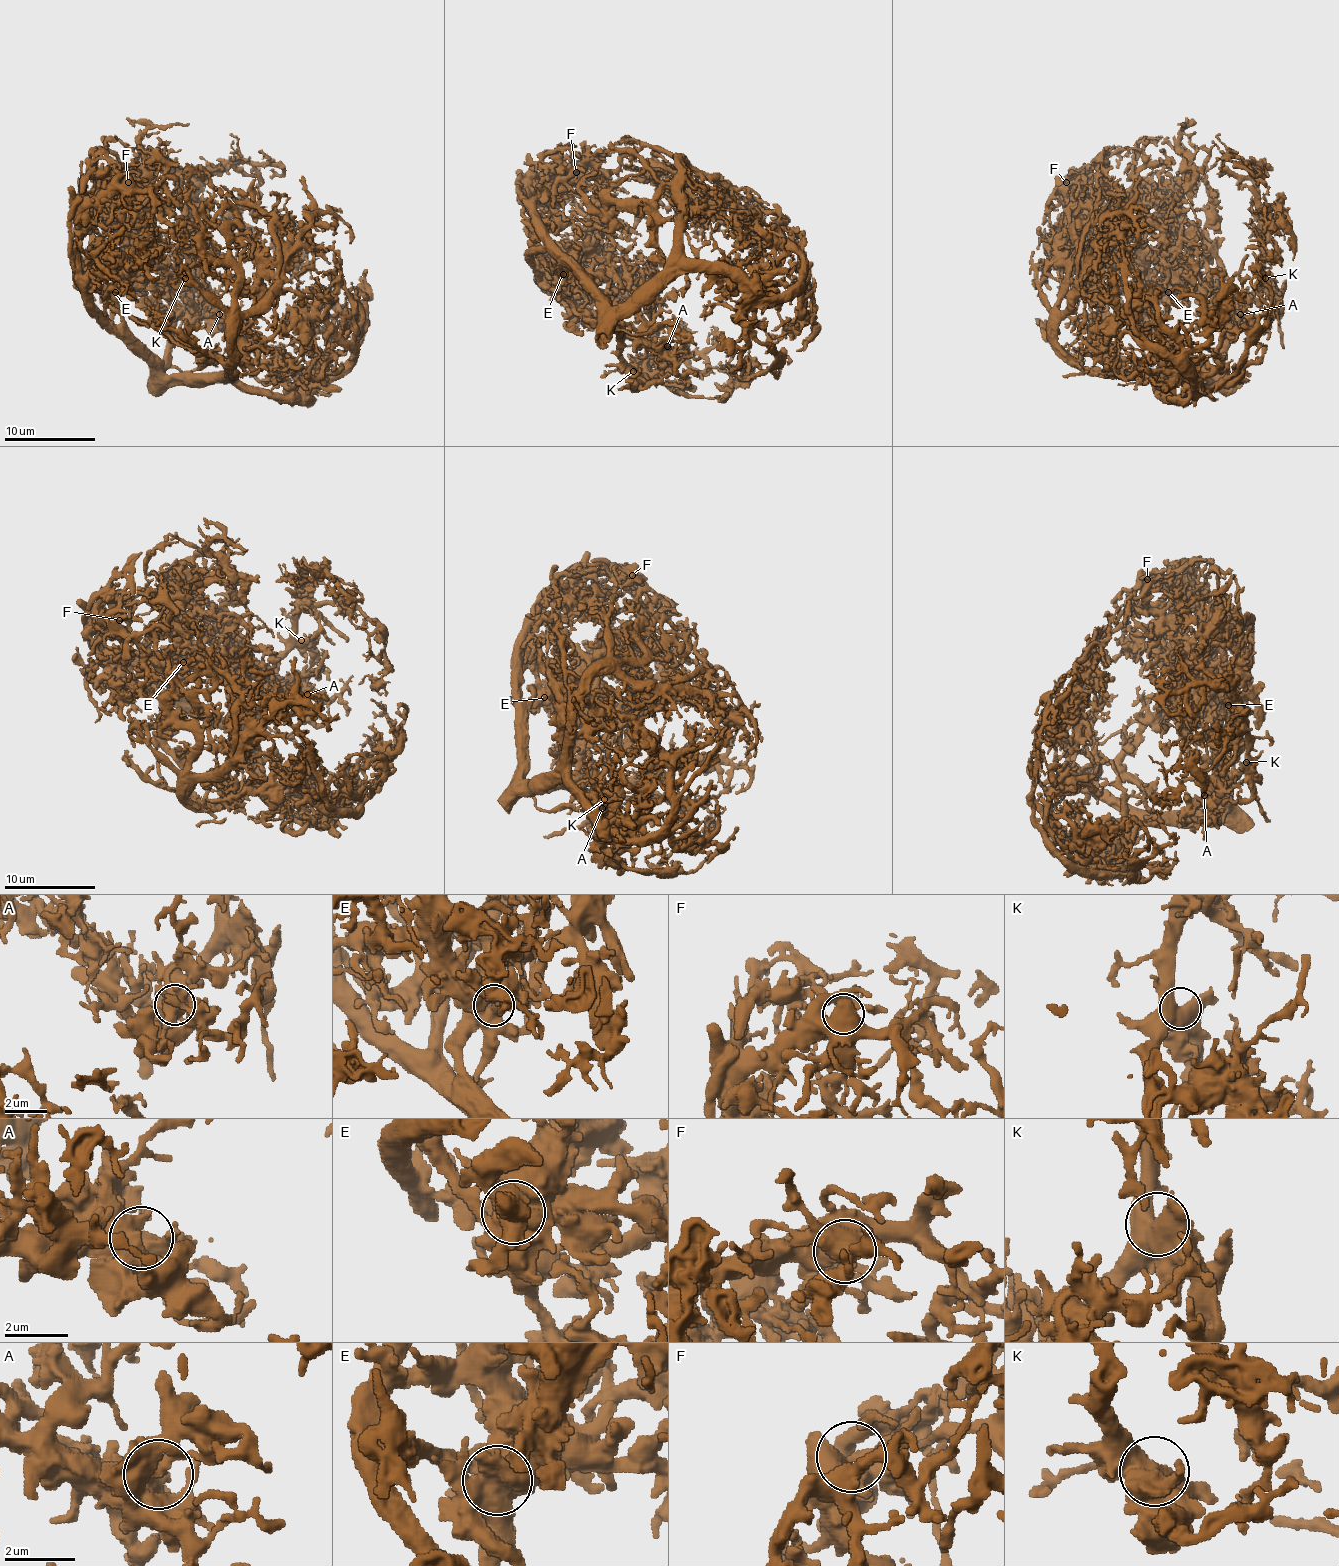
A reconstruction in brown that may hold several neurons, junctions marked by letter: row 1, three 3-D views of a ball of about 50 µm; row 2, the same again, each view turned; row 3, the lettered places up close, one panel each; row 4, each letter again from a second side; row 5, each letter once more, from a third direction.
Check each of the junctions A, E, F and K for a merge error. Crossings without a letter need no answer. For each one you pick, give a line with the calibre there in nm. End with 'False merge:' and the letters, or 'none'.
E: calibre 900 nm
False merge: E

